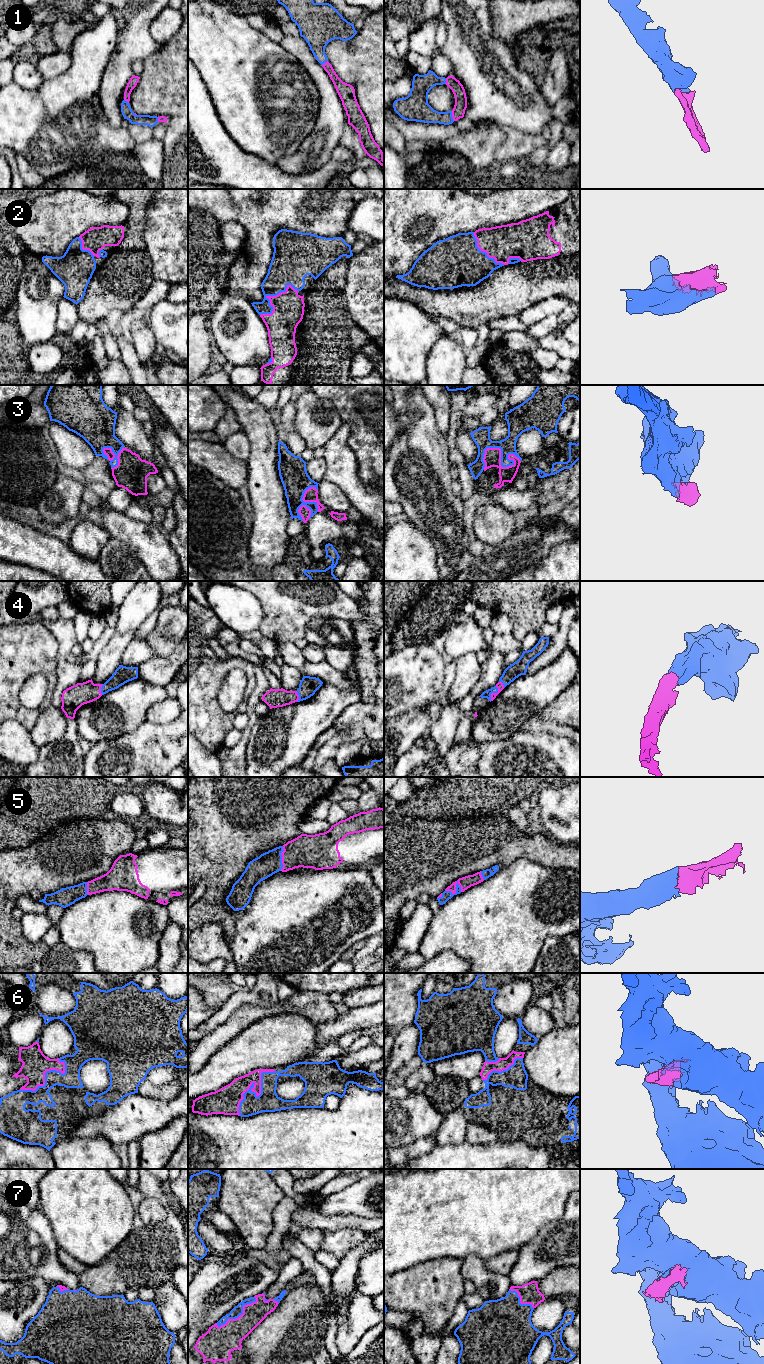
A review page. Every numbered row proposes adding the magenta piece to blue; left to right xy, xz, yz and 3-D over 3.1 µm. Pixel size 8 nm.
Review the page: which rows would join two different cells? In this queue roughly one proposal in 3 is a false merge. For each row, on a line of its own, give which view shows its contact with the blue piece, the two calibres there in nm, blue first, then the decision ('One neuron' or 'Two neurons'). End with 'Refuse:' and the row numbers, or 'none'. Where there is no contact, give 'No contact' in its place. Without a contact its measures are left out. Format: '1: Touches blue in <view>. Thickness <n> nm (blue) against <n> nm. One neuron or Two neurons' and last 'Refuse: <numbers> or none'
1: Touches blue in yz. Thickness 170 nm (blue) against 100 nm. One neuron
2: Touches blue in xz. Thickness 260 nm (blue) against 260 nm. One neuron
3: Touches blue in yz. Thickness 140 nm (blue) against 140 nm. One neuron
4: Touches blue in yz. Thickness 60 nm (blue) against 60 nm. One neuron
5: Touches blue in yz. Thickness 80 nm (blue) against 100 nm. One neuron
6: Touches blue in xz. Thickness 180 nm (blue) against 220 nm. Two neurons
7: Touches blue in xz. Thickness 80 nm (blue) against 220 nm. Two neurons
Refuse: 6, 7

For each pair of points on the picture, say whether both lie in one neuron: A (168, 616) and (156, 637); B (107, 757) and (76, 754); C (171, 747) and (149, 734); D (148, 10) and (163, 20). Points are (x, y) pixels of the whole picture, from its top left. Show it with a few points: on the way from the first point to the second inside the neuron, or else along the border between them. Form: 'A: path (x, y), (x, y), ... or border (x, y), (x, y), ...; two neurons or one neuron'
A: path (168, 621), (168, 625), (161, 632); one neuron
B: border (83, 751), (84, 766); two neurons
C: path (166, 746), (154, 737); one neuron
D: border (161, 10), (151, 20); two neurons

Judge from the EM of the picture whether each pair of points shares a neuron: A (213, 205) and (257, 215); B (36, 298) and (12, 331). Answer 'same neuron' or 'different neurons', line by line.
A: different neurons
B: different neurons

